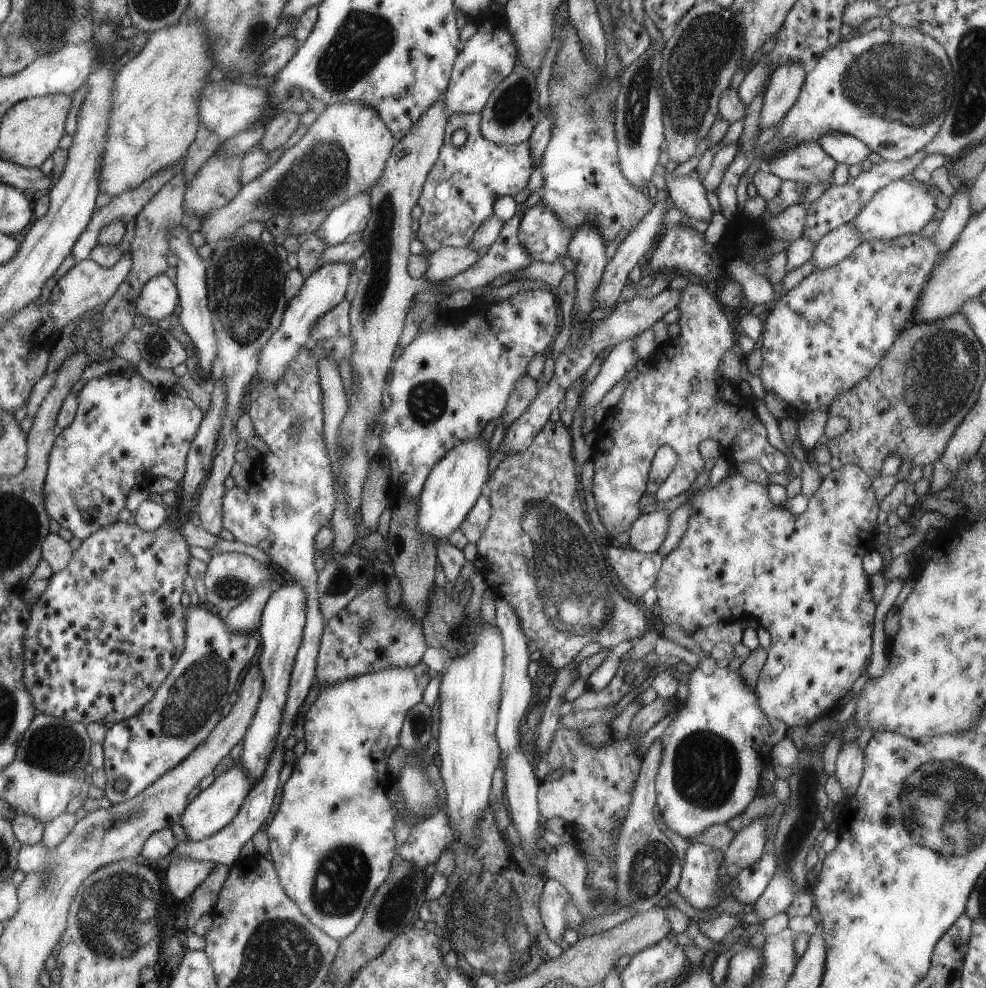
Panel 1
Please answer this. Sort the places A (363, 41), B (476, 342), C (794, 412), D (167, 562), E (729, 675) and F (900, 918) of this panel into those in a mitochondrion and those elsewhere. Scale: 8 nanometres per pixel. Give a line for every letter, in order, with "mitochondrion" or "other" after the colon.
A: mitochondrion
B: other
C: other
D: other
E: other
F: other

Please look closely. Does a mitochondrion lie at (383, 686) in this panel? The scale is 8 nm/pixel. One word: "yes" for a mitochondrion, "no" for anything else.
no

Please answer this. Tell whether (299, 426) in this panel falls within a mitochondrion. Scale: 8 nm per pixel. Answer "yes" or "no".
yes

